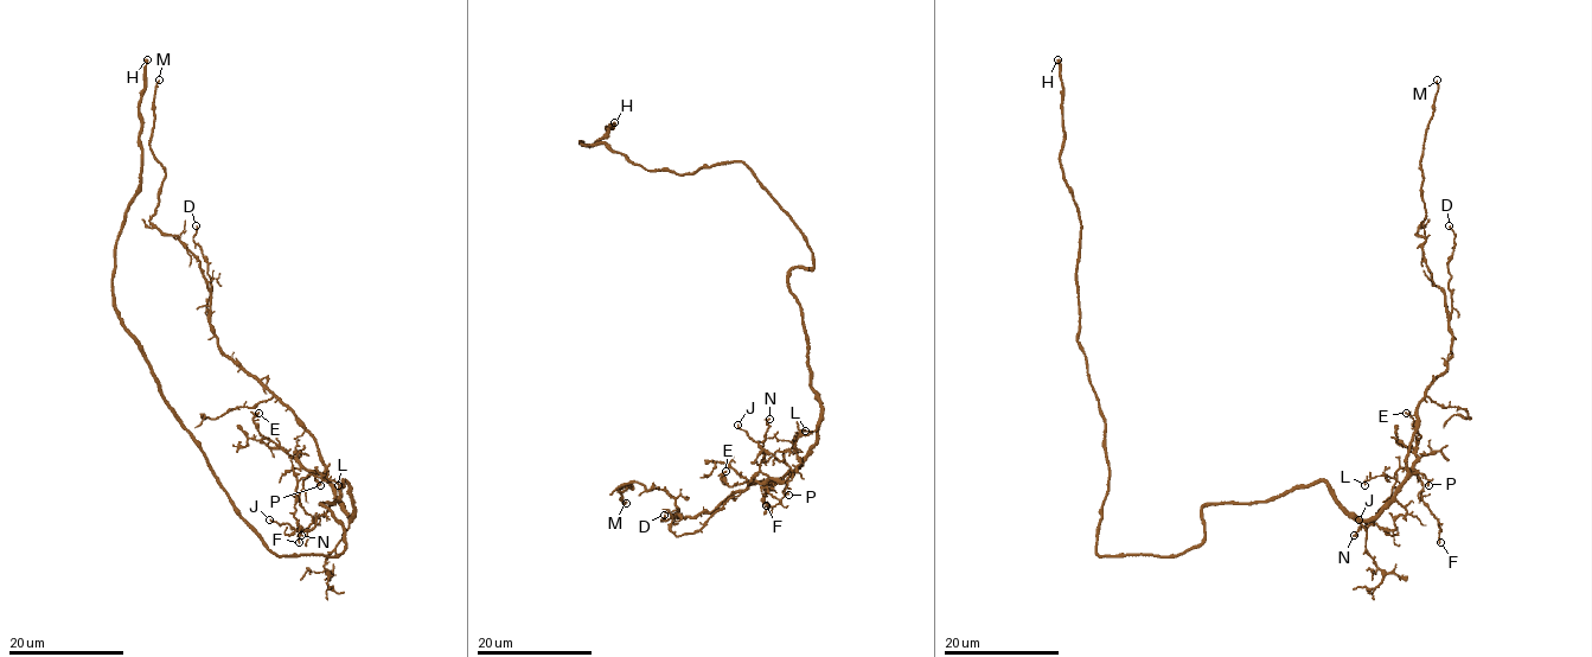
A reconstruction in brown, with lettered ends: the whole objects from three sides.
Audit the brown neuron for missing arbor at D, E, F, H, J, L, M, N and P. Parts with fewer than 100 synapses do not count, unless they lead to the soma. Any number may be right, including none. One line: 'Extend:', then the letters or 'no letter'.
Extend: H

